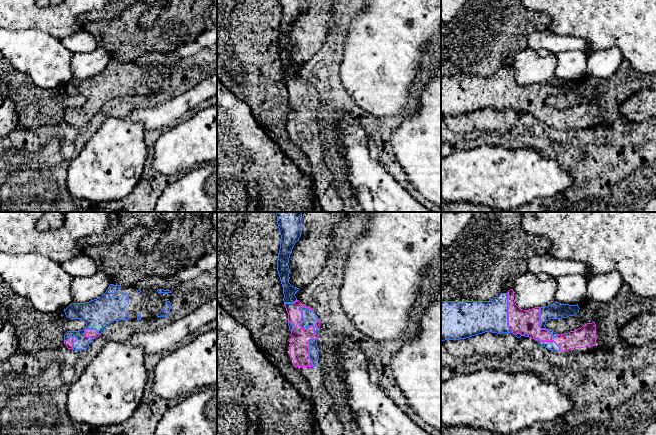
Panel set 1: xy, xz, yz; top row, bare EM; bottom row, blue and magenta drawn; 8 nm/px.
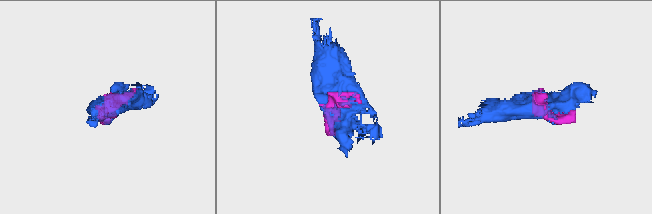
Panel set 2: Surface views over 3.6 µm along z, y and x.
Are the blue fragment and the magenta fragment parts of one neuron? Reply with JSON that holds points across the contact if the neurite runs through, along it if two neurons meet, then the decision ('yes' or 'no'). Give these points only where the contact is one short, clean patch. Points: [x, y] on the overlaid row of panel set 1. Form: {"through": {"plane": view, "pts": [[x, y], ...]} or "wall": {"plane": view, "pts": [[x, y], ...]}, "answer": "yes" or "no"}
{"answer": "yes"}

